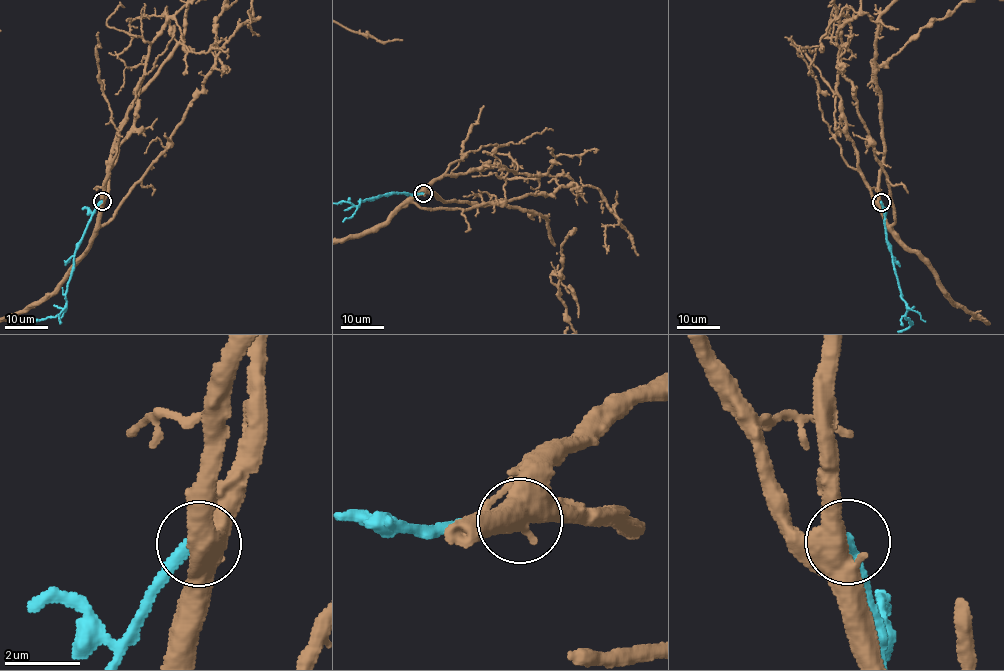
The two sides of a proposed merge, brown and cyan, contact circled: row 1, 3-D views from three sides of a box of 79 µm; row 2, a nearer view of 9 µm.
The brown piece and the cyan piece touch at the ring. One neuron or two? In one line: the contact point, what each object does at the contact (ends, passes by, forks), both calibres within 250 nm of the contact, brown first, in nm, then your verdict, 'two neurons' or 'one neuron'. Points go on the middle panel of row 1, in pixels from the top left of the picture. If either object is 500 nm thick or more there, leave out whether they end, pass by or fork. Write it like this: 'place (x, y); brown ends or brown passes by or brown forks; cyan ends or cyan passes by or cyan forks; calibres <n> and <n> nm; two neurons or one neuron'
place (423, 193); brown forks; cyan ends; calibres 480 and 280 nm; two neurons

